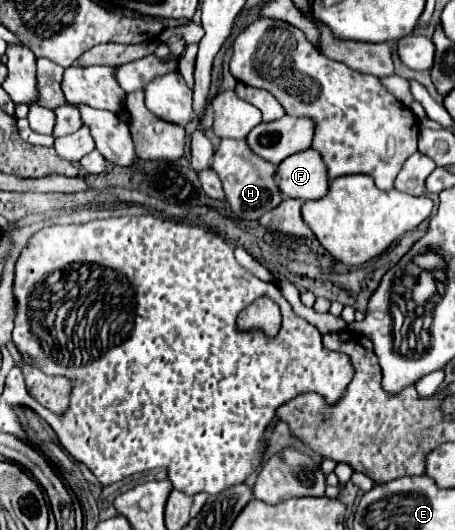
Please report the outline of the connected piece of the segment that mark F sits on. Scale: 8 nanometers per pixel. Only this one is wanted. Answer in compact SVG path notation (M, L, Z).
M309 148L309 150L297 152L289 158L285 158L279 164L279 188L283 190L285 198L299 198L303 202L323 198L329 190L329 176L327 176L327 166L325 166L321 154L313 148Z

